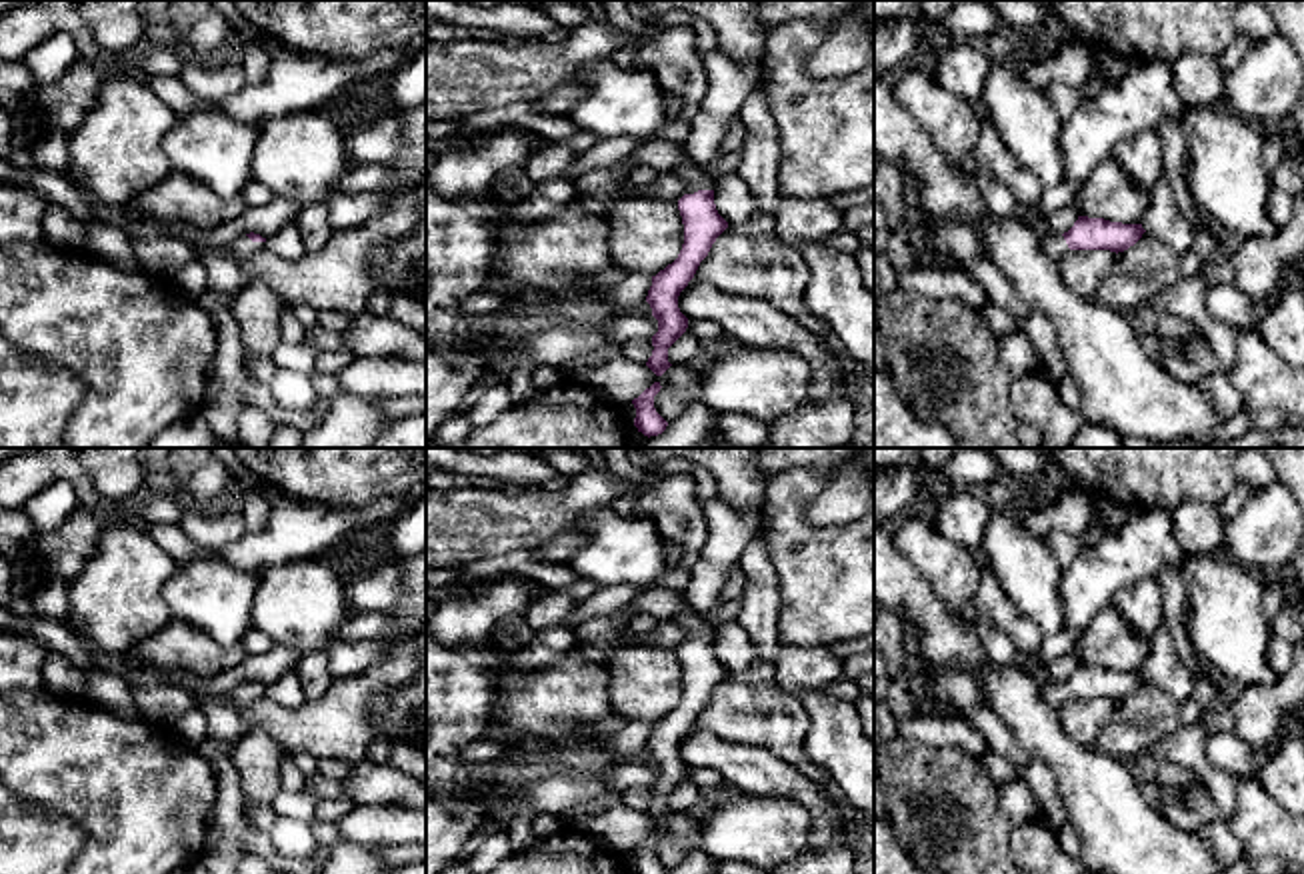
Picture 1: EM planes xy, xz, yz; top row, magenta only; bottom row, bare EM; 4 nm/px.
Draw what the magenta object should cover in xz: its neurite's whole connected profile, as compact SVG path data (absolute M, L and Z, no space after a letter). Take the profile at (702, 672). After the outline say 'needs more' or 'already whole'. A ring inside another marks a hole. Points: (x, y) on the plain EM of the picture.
M682 610L672 620L684 628L684 644L678 648L684 692L678 706L652 724L646 744L652 764L658 768L658 780L652 784L654 798L646 810L656 824L672 814L668 796L688 776L688 766L678 756L678 744L694 726L716 686L728 676L714 652L714 626L692 610Z; needs more

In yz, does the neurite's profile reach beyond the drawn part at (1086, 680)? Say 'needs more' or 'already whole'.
needs more

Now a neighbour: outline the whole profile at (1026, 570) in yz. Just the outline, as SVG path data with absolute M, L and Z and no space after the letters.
M992 512L978 546L1006 596L1044 636L1064 630L1064 568L1044 538L1032 536L1012 512Z

